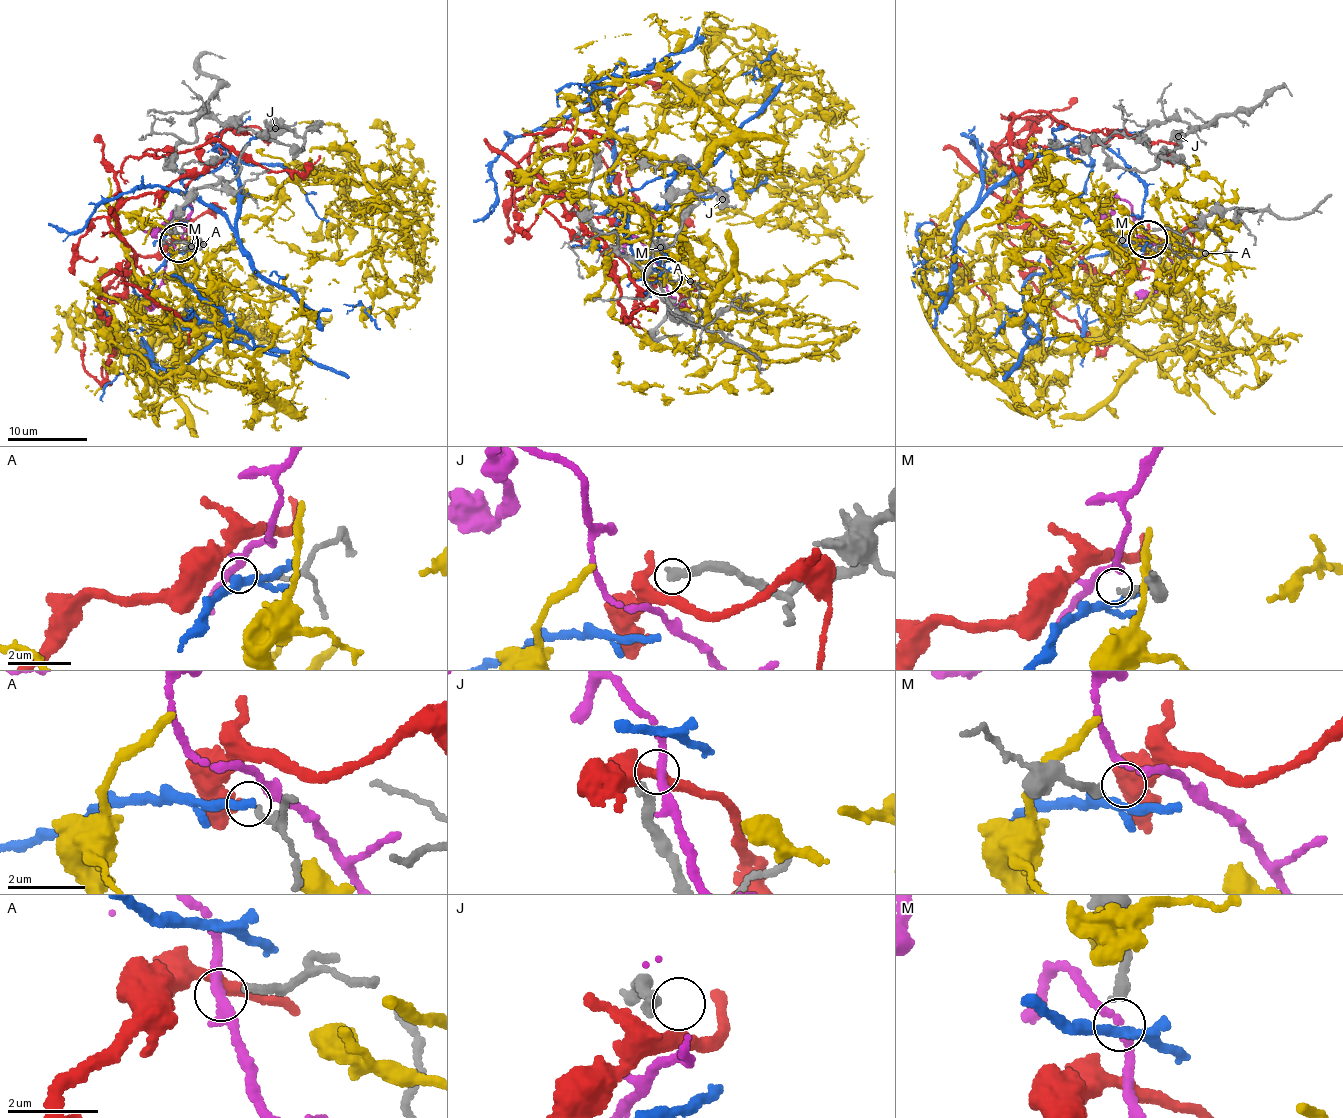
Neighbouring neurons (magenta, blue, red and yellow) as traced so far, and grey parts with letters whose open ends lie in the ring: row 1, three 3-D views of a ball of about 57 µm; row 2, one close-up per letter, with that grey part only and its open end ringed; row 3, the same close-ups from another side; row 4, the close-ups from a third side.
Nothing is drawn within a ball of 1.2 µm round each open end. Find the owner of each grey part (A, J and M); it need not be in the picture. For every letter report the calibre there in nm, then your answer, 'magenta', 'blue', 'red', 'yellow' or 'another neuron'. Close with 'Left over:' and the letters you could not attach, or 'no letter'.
A: 180 nm | another neuron
J: 300 nm | another neuron
M: 200 nm | another neuron
Left over: A, J, M

